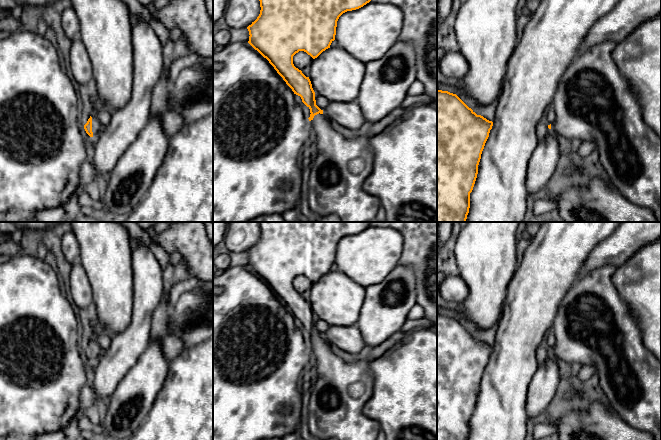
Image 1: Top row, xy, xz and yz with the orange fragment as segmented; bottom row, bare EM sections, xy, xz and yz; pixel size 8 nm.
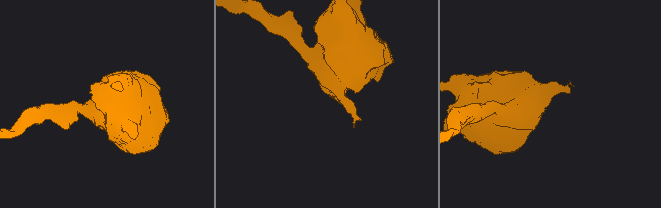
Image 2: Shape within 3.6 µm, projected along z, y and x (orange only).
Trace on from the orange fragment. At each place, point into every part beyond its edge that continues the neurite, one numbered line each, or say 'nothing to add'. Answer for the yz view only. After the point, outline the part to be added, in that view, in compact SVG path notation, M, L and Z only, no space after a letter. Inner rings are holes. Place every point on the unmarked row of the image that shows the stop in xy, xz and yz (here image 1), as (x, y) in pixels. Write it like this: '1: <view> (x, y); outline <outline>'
1: yz (594, 326); outline M612 265L599 267L593 272L588 273L584 278L579 280L570 288L560 304L558 314L552 325L552 330L556 338L556 344L553 348L551 348L551 354L567 367L575 363L581 365L593 365L597 370L600 387L606 395L609 405L618 414L618 416L635 429L651 433L655 440L661 440L661 362L644 345L642 331L634 317L631 315L629 307L622 300L618 290L616 289L612 281L612 276L615 270L616 267Z

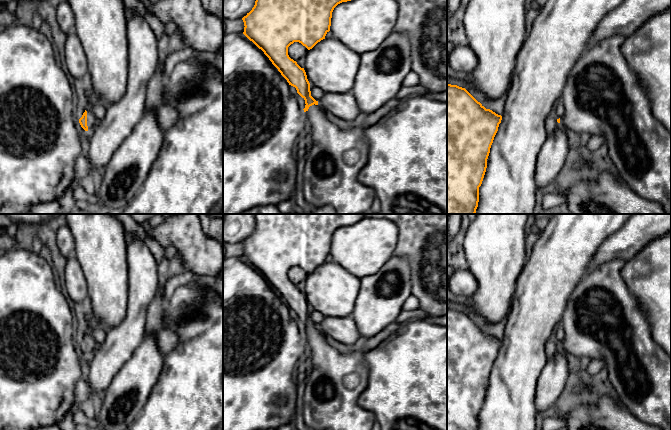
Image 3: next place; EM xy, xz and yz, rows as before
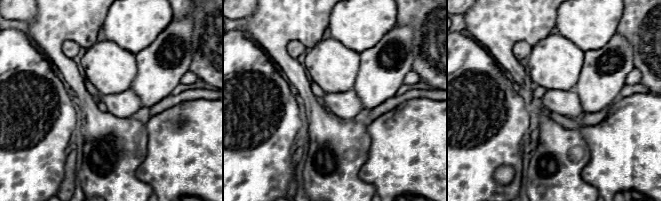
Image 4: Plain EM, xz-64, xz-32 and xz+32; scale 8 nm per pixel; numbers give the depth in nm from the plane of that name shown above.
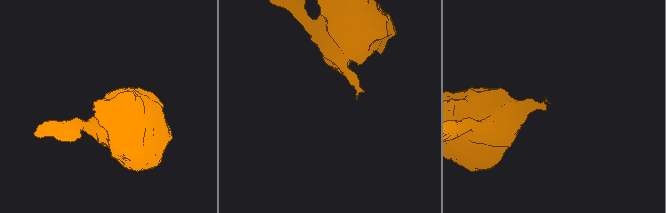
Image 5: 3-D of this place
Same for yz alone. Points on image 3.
1: yz (603, 320); outline M621 259L608 261L579 282L561 319L565 338L560 348L576 361L584 357L602 359L609 381L627 410L644 423L671 430L671 357L653 339L651 325L621 275L624 264Z

